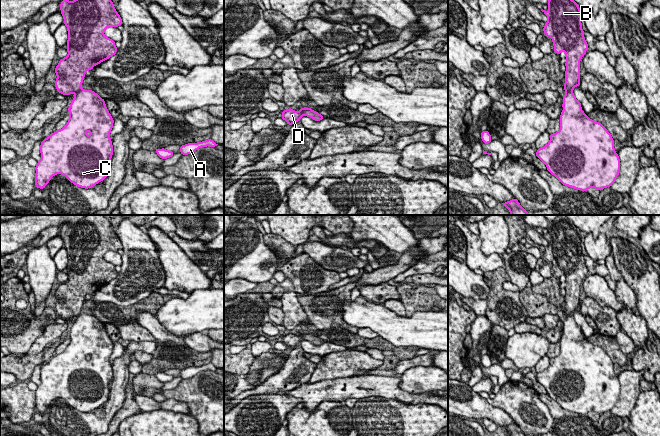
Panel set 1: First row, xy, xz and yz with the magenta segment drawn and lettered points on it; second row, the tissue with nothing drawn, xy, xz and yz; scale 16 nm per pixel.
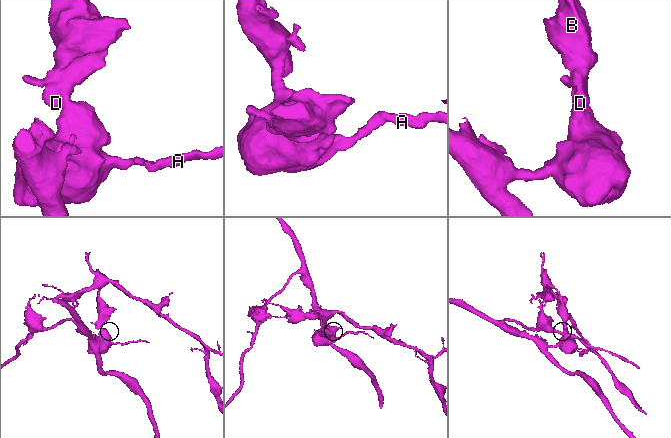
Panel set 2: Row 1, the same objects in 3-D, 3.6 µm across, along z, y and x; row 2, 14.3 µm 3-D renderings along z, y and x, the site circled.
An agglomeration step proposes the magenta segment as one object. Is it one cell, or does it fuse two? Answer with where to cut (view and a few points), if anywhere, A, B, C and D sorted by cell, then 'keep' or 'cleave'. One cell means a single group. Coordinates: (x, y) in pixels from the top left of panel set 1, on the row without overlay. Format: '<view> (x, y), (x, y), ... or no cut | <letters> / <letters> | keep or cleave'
xz (304, 332), (302, 339) | A C / B D | cleave

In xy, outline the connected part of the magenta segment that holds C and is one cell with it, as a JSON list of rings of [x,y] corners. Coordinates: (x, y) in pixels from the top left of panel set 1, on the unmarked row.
[[[81,313],[75,318],[68,335],[69,344],[65,351],[41,366],[41,384],[35,391],[37,412],[44,413],[56,398],[64,399],[71,407],[85,413],[92,412],[108,400],[113,379],[110,356],[114,343],[105,324],[92,314]]]

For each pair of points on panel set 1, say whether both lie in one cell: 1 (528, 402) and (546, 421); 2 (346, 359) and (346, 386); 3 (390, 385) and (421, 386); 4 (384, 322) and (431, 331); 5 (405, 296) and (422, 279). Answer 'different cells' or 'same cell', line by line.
1: same cell
2: different cells
3: different cells
4: same cell
5: different cells

